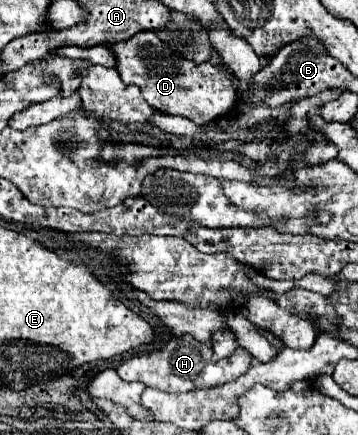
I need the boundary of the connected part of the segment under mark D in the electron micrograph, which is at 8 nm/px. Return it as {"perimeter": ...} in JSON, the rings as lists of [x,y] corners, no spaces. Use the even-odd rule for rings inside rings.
{"perimeter":[[[140,31],[128,41],[112,43],[110,51],[120,79],[130,85],[138,85],[144,99],[160,113],[180,115],[202,125],[226,115],[236,101],[234,75],[228,67],[218,67],[210,61],[196,65],[180,53],[170,51],[170,47],[162,47],[162,39],[158,39],[156,31]]]}

